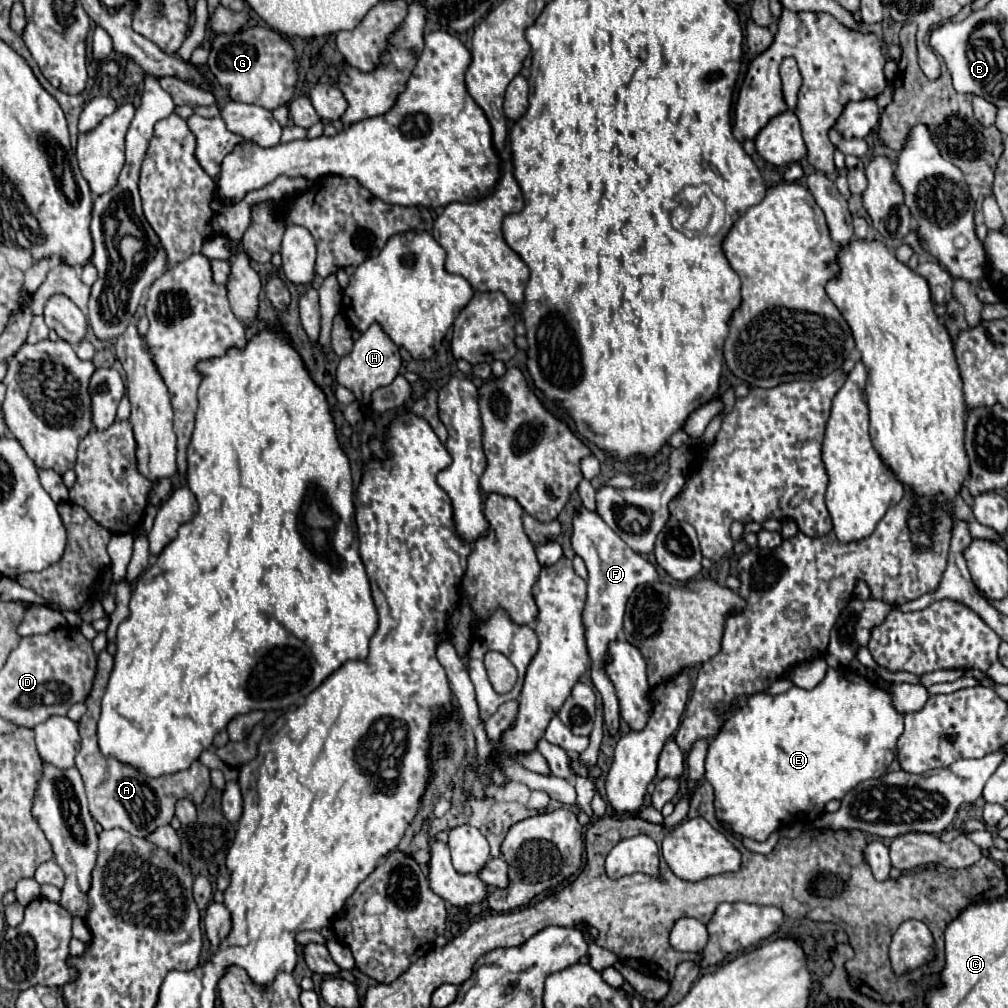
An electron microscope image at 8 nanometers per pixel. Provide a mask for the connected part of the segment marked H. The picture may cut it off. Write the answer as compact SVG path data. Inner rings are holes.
M371 325L355 341L353 351L341 359L341 363L337 367L337 383L351 389L359 401L369 403L371 393L379 387L389 385L395 379L395 375L399 373L399 367L401 367L401 357L399 357L397 345L387 337L387 333L383 333L383 329L379 329L379 325Z

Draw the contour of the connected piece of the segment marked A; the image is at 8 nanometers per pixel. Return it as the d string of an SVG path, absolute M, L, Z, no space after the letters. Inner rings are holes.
M103 651L99 653L99 665L93 689L85 701L87 711L79 721L79 735L81 735L81 749L77 753L77 769L85 781L85 791L89 799L89 811L101 823L103 829L121 827L127 829L135 837L149 837L159 825L165 825L175 815L175 801L179 797L189 797L195 805L199 805L209 789L209 769L201 761L193 761L193 765L185 771L177 771L171 775L161 777L147 777L139 769L121 763L115 757L107 757L99 751L97 745L97 721L101 713L101 697L107 687L107 679L113 669L113 657Z

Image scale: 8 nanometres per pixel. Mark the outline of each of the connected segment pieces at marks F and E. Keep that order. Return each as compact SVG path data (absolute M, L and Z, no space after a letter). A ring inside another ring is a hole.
M579 507L573 517L573 537L571 537L573 551L585 561L589 579L587 579L587 603L583 611L583 623L587 627L587 647L593 661L593 683L599 689L603 697L603 709L605 709L605 727L611 737L619 735L619 699L615 697L615 687L611 681L607 681L607 675L603 673L603 661L607 661L607 641L611 637L619 637L623 631L623 613L627 597L633 593L633 589L639 583L651 583L659 581L657 569L643 559L639 553L629 549L623 539L597 515L589 513L585 507Z
M849 667L843 669L829 669L823 681L815 689L801 689L801 687L791 687L785 693L779 695L767 695L767 693L757 693L747 699L747 703L725 723L721 733L709 743L707 749L707 761L705 761L705 779L713 785L715 789L715 815L719 821L725 821L731 825L731 829L743 837L751 837L755 841L765 841L773 831L779 827L793 823L793 821L811 821L819 817L825 809L825 803L831 799L843 799L847 791L851 791L859 781L881 777L887 773L887 767L895 759L895 741L899 739L899 733L903 733L903 715L897 713L891 705L889 695L877 687L873 681L867 677L855 673Z

